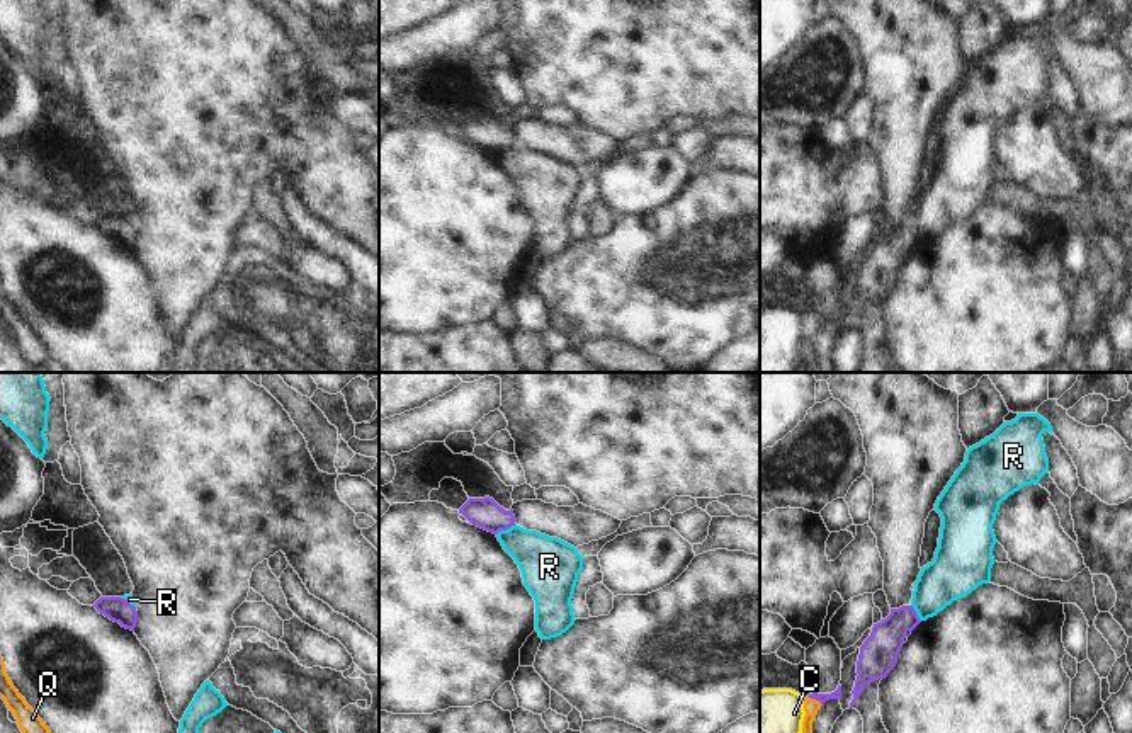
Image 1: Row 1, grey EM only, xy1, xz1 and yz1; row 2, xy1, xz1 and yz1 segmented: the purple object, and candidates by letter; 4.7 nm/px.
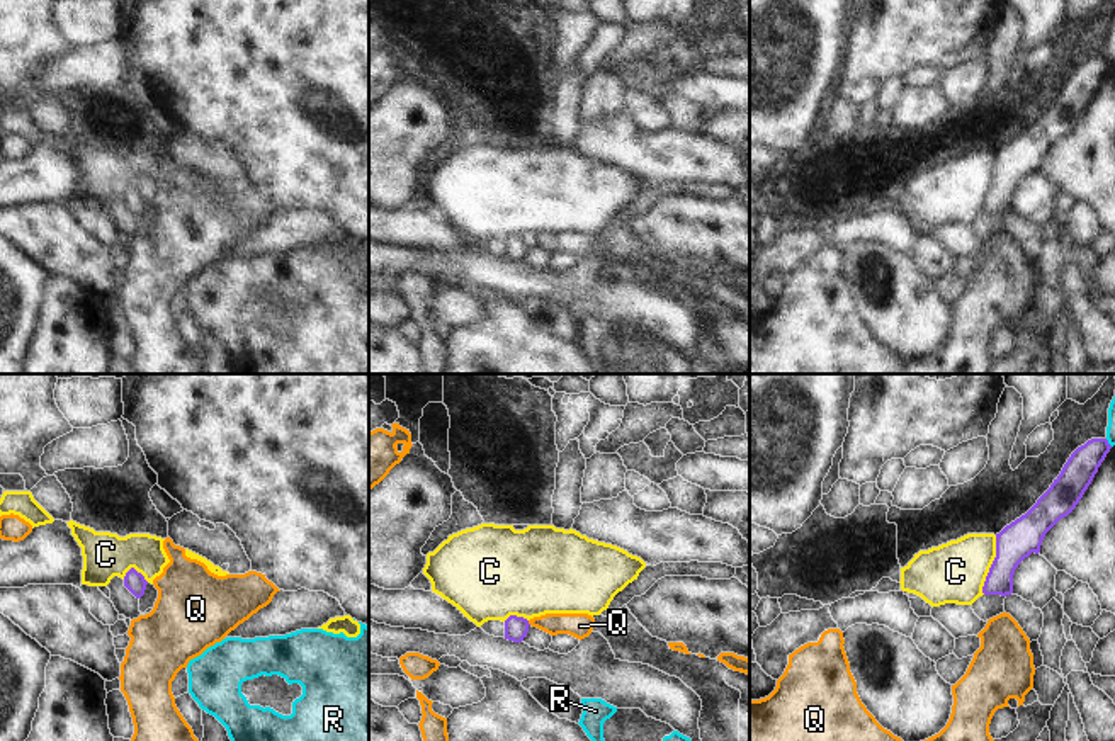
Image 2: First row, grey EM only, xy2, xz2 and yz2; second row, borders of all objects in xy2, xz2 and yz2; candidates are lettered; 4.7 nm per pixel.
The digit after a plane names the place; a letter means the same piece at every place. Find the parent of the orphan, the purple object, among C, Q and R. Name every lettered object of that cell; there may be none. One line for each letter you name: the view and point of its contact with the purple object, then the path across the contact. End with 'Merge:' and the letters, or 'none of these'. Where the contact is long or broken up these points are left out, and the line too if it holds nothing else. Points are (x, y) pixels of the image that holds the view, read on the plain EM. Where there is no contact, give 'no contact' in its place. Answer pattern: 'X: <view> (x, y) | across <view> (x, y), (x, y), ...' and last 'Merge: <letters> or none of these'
Q: yz1 (815, 317) | across yz1 (837, 313), (815, 317), (811, 325)
Merge: Q

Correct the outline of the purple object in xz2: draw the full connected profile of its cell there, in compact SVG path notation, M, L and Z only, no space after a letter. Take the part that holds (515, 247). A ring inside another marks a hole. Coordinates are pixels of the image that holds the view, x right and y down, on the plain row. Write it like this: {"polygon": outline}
{"polygon": "M546 233L530 240L510 235L505 240L505 258L522 262L530 245L551 255L569 253L581 260L591 253L595 238L588 233Z"}

